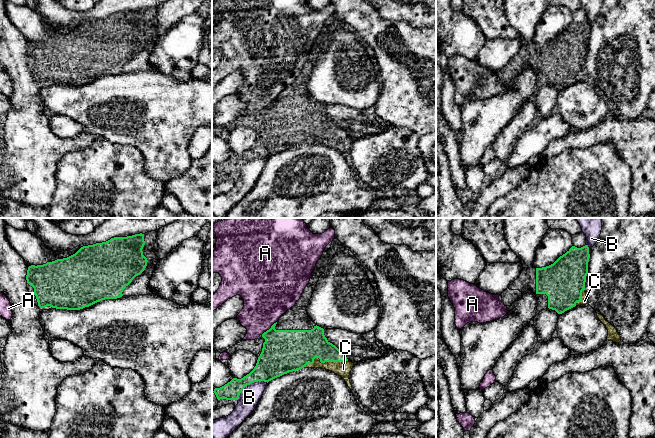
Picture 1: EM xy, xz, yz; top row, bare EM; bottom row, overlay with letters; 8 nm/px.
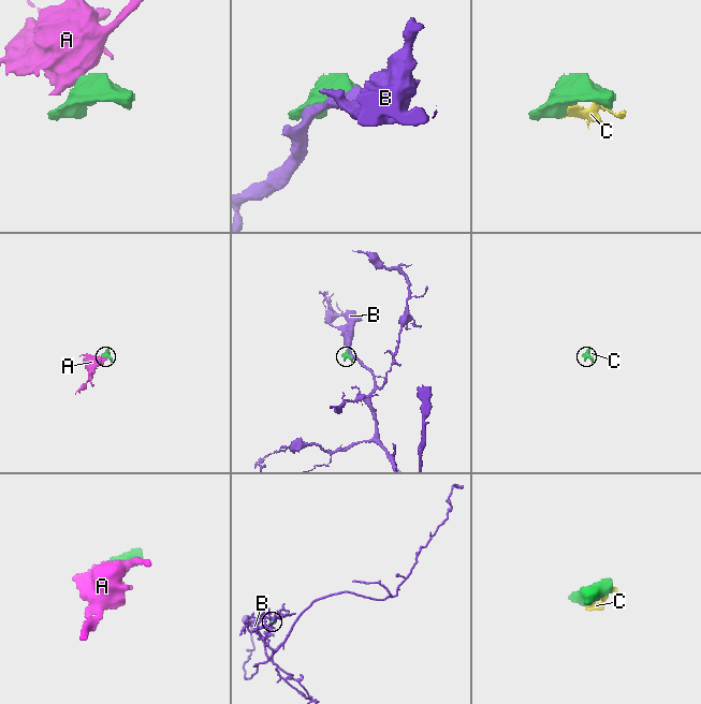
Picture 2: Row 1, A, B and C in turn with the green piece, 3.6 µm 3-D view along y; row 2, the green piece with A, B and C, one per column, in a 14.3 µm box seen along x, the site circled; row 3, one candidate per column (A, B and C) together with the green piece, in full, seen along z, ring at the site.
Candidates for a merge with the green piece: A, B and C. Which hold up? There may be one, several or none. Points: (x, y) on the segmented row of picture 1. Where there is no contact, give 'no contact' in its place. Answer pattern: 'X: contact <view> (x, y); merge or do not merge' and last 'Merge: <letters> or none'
A: contact xz (269, 329); do not merge
B: contact xz (250, 383); do not merge
C: contact xz (324, 362); merge
Merge: C

